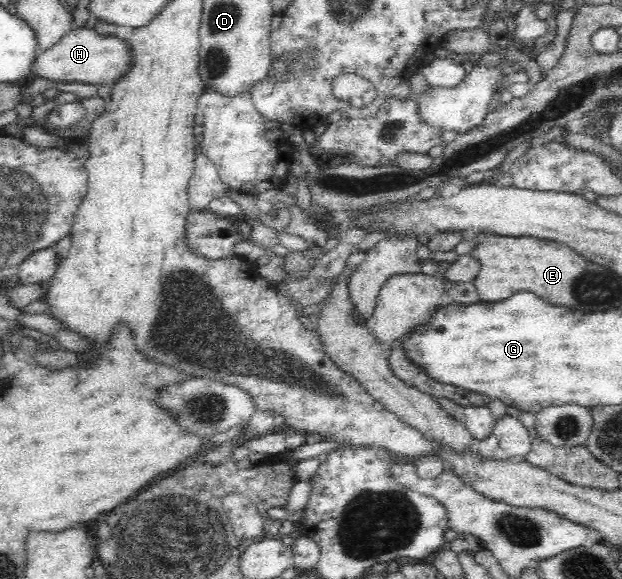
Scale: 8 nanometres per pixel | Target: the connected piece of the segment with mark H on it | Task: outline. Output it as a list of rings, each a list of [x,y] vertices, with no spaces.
[[[85,26],[67,31],[51,48],[33,58],[29,78],[47,78],[53,82],[83,83],[112,86],[127,71],[127,47],[117,36],[105,37]]]

